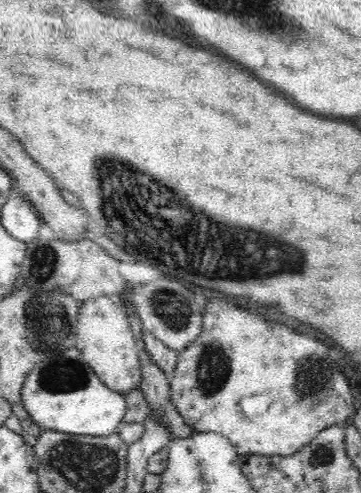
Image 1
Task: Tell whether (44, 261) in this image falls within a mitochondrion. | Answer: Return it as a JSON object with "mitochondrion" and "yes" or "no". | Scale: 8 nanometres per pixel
{"mitochondrion":"yes"}

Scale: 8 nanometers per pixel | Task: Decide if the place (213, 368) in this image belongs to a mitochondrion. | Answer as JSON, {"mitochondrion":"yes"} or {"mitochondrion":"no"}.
{"mitochondrion":"yes"}

